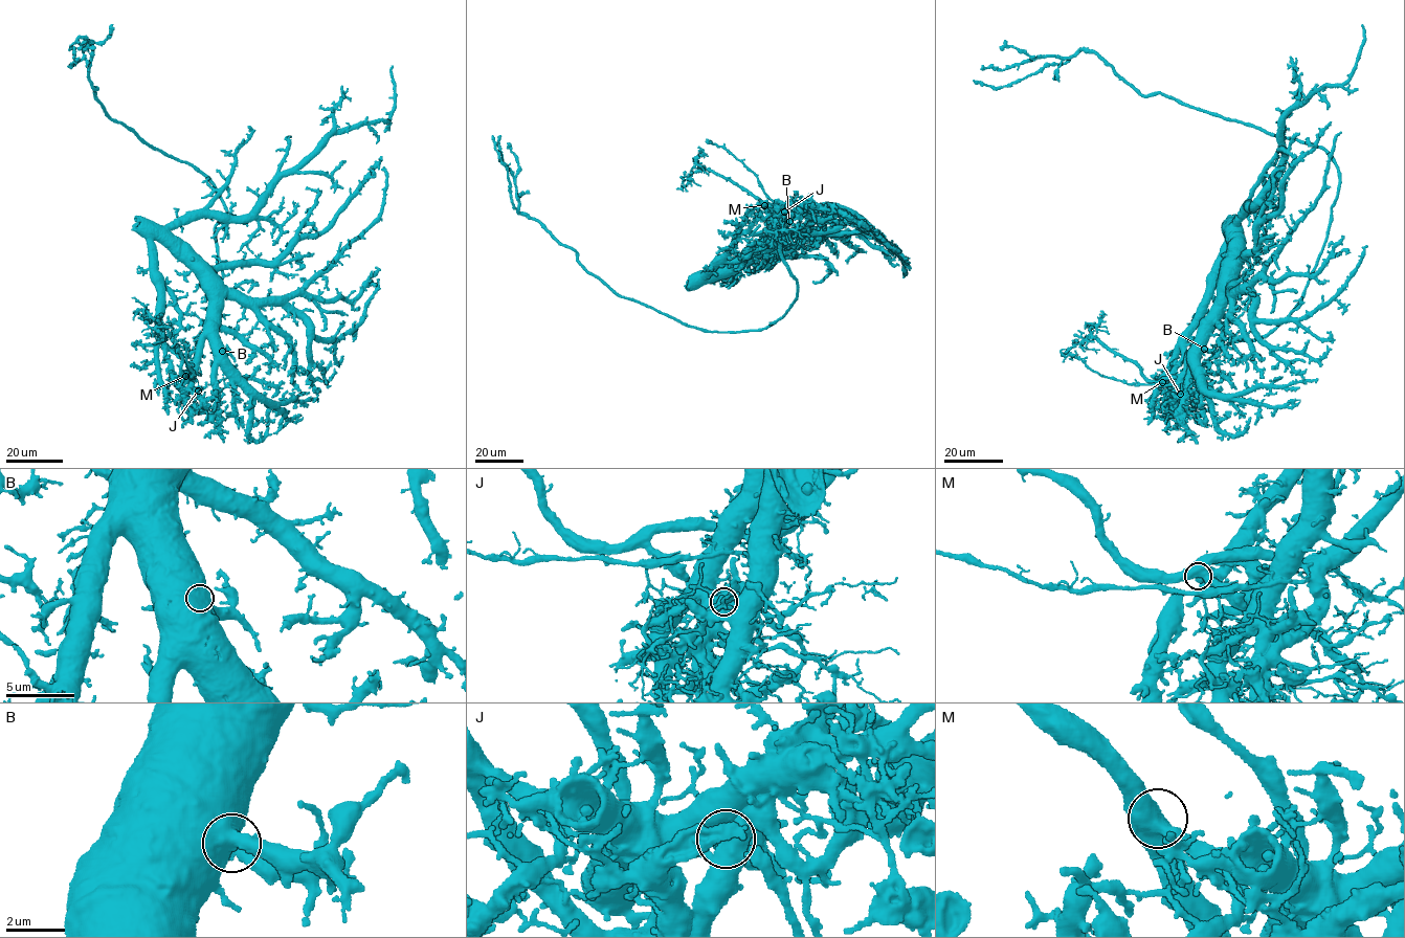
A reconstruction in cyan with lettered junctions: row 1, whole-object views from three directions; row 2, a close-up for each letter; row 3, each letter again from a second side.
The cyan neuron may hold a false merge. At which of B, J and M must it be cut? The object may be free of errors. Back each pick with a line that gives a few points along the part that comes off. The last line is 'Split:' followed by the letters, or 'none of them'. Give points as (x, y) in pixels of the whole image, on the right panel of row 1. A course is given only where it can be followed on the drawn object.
J: foreign part runs (1180, 394), (1301, 298), (1338, 196), (1331, 156), (1144, 95), (1084, 49), (1003, 86), (974, 80)
Split: J

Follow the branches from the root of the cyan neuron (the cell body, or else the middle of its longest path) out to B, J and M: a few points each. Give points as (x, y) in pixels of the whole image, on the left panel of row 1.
B: (210, 325), (205, 327), (205, 334), (222, 351)
J: (210, 325), (204, 327), (192, 383), (198, 391)
M: (210, 325), (204, 327), (202, 348), (185, 376)

